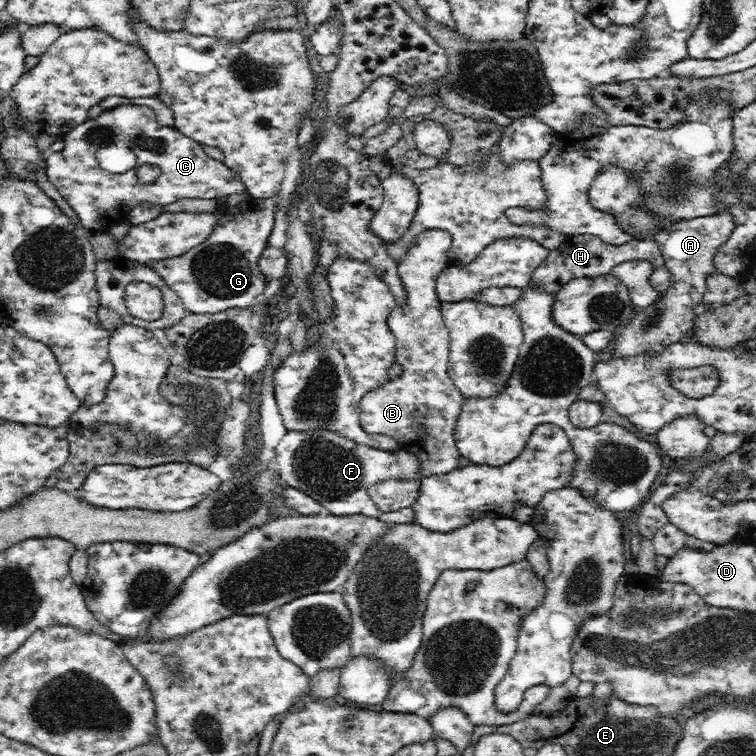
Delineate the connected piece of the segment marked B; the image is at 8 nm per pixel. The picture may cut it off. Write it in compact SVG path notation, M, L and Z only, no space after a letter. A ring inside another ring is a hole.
M428 229L424 232L418 234L418 236L410 243L408 252L405 254L404 260L401 260L398 263L398 276L402 279L402 285L404 285L404 289L406 289L406 304L404 306L396 306L395 310L390 312L389 318L387 320L388 326L392 331L392 334L396 339L396 352L395 352L395 362L400 364L403 368L403 373L397 379L389 379L384 386L378 386L378 388L373 388L370 392L366 393L362 396L360 400L360 412L359 412L359 421L360 426L366 433L368 434L383 434L386 437L394 437L398 439L398 444L400 444L399 450L405 450L410 453L414 453L418 459L420 459L420 470L418 470L418 478L429 477L432 475L446 474L456 470L458 468L458 458L460 458L461 454L458 450L458 447L455 443L454 434L454 424L459 416L460 406L462 404L462 400L464 396L457 389L457 386L453 383L451 379L450 370L449 370L449 352L450 352L450 335L448 327L444 322L443 317L441 316L440 304L441 300L438 298L436 294L436 278L438 275L446 268L448 268L449 261L448 257L446 257L447 252L450 250L450 246L452 246L452 237L450 233L446 230L442 229Z

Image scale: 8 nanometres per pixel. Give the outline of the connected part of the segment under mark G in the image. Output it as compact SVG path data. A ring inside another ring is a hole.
M250 196L248 201L241 202L233 207L219 205L223 220L214 226L212 234L202 244L194 246L188 252L166 261L148 262L169 286L181 298L186 313L194 314L217 314L229 308L240 307L245 309L252 304L252 300L262 293L268 293L270 286L266 286L264 275L258 270L258 258L262 256L264 249L268 247L268 238L274 228L274 214L277 210L274 198L260 198L258 211L254 210L254 198Z

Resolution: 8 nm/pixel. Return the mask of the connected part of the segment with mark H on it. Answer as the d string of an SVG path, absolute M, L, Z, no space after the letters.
M576 234L569 236L561 245L551 250L546 260L532 273L532 285L550 294L556 294L572 279L604 276L613 272L613 268L620 263L644 260L652 265L652 272L648 276L648 283L659 293L666 292L670 287L670 271L666 269L664 257L654 237L632 239L621 245L611 245L600 237L589 234Z

